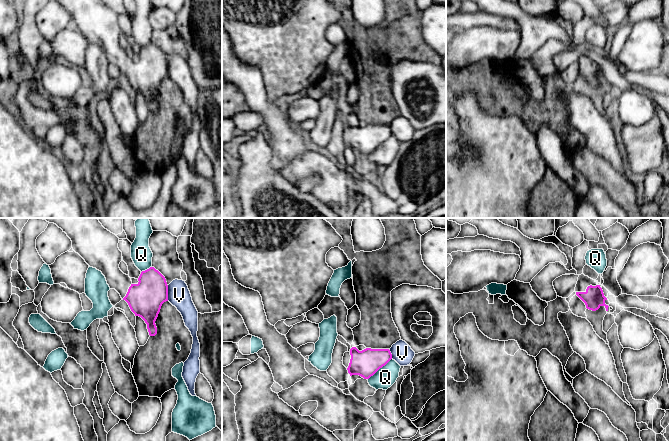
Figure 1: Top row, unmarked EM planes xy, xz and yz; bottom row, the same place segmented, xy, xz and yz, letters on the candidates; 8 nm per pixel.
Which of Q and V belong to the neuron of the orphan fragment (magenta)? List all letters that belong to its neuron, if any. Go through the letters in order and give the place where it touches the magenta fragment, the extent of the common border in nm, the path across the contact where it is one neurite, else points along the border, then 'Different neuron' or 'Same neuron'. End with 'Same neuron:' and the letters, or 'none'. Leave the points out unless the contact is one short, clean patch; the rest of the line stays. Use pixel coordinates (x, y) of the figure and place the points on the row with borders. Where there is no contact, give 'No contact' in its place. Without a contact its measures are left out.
Q: Touches magenta at xz (379, 368). Shared border 260 nm. Different neuron
V: Touches magenta at xy (167, 293). Shared border 130 nm. Boundary: xy (167, 285), (168, 300). Different neuron
Same neuron: none

